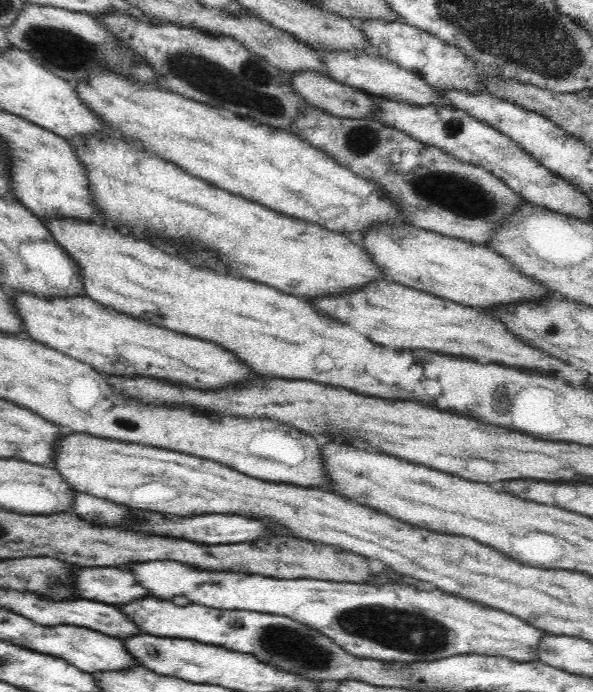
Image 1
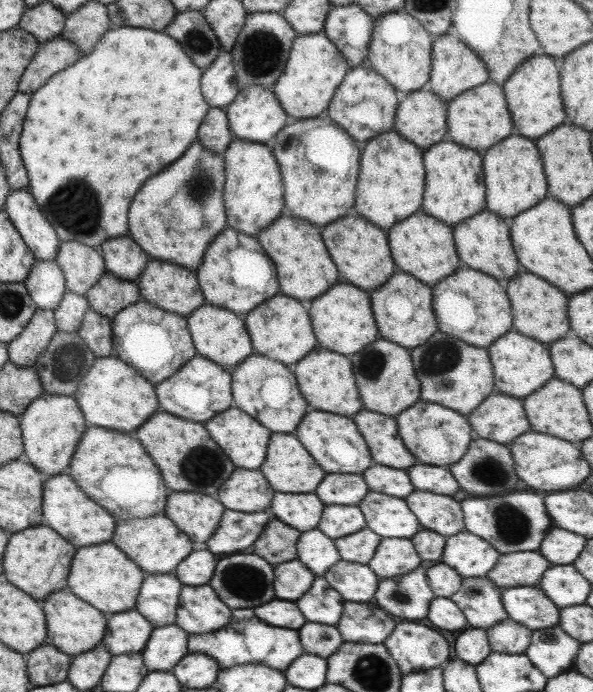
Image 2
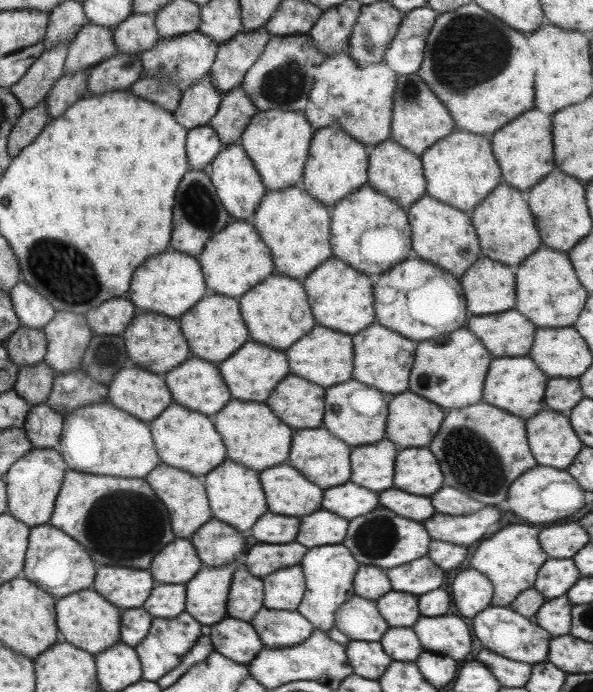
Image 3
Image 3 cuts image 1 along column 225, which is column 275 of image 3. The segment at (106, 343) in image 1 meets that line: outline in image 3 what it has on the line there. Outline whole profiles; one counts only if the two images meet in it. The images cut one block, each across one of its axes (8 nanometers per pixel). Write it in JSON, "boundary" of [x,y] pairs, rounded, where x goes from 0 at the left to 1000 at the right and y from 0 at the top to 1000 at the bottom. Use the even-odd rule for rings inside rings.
{"boundary":[[[423,491],[405,500],[390,514],[383,516],[383,520],[376,520],[369,526],[369,538],[393,575],[433,578],[433,581],[444,581],[454,572],[454,566],[464,561],[464,555],[487,540],[477,509],[430,497]]]}

